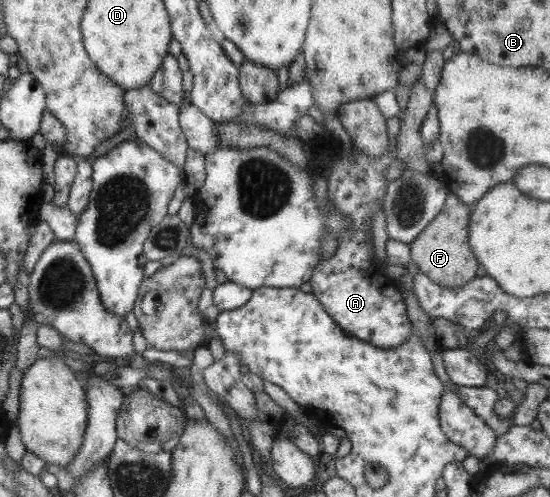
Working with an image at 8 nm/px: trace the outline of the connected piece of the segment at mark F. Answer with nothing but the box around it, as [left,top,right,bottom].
[408,193,477,287]

